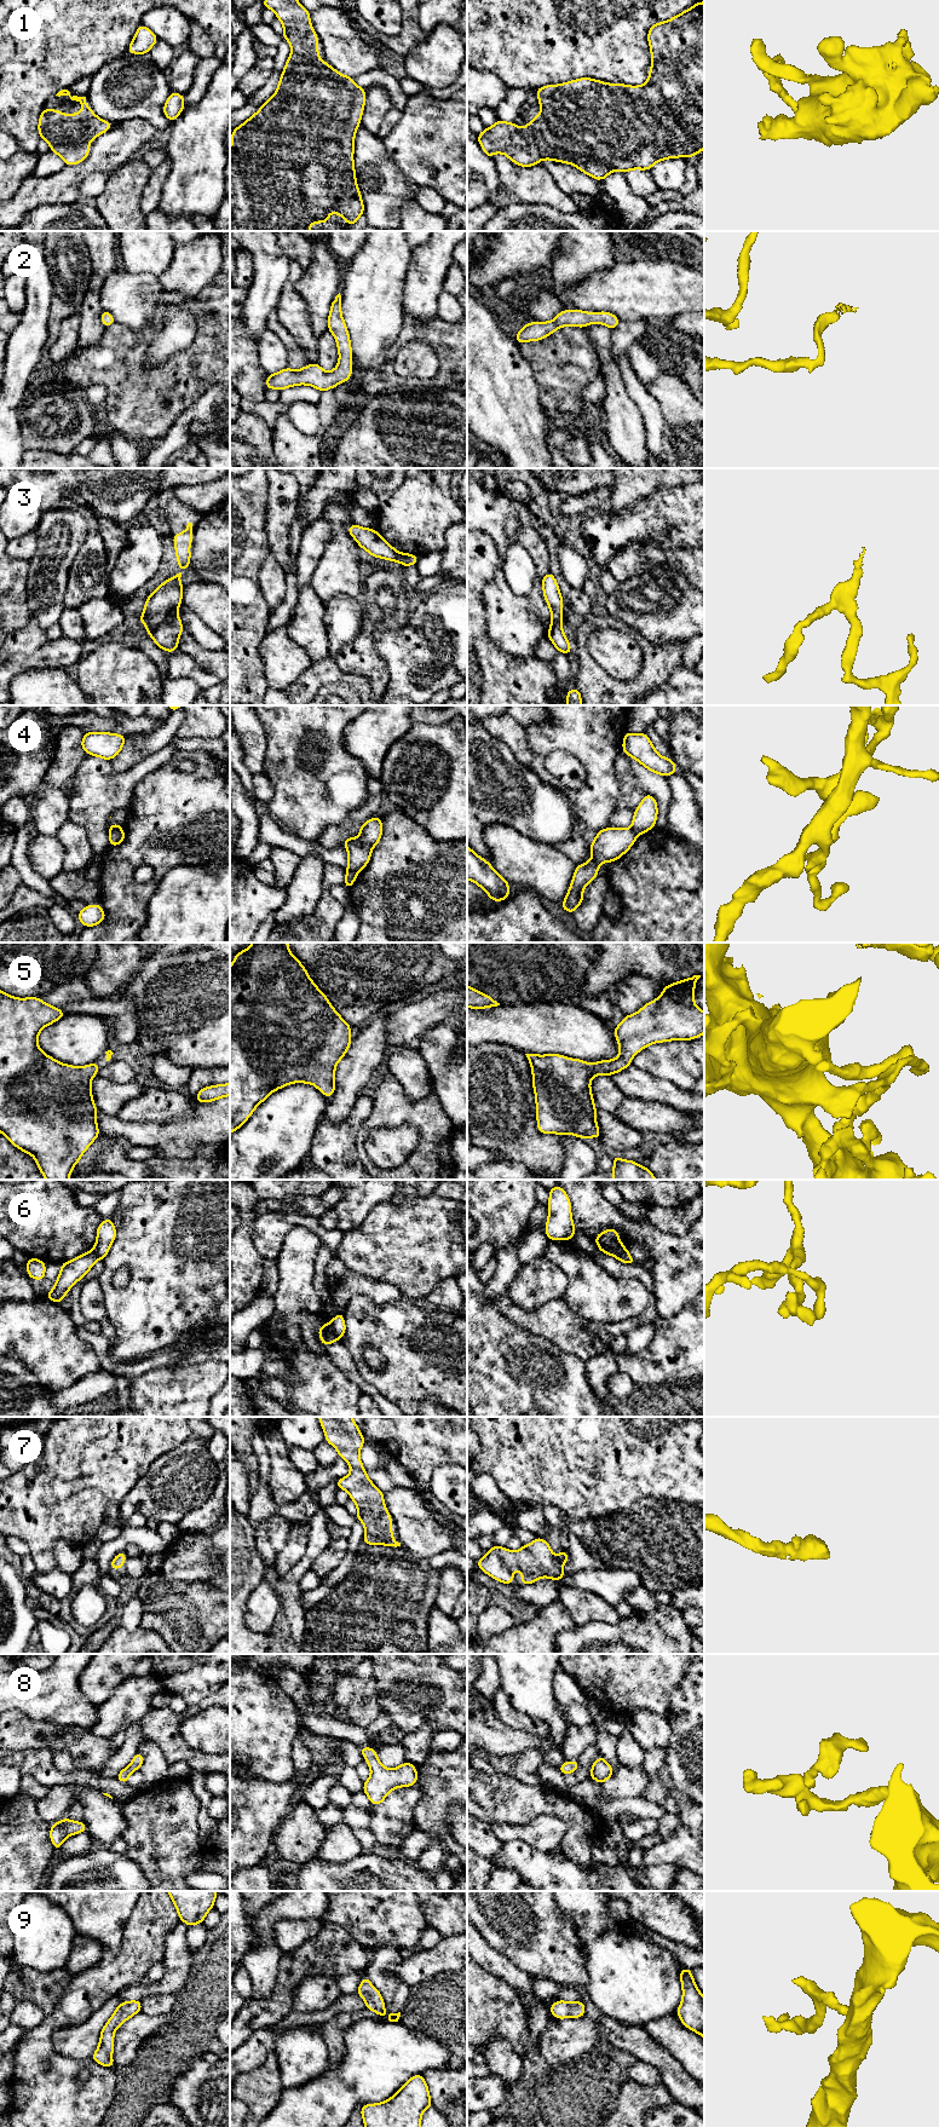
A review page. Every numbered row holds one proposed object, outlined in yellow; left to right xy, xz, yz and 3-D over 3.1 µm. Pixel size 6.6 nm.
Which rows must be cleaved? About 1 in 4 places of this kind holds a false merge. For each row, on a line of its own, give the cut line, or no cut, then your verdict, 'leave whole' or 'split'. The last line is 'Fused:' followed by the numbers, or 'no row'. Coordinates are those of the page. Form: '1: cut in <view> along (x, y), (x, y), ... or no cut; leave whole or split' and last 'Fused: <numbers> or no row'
1: no cut; leave whole
2: no cut; leave whole
3: cut in xy along (176, 612), (171, 614), (151, 635); split
4: cut in xz along (346, 869), (357, 872); split
5: no cut; leave whole
6: cut in xz along (328, 1324), (338, 1338); split
7: no cut; leave whole
8: no cut; leave whole
9: no cut; leave whole
Fused: 3, 4, 6

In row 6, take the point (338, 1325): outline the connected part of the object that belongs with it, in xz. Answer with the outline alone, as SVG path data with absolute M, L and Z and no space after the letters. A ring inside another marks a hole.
M338 1313L335 1318L329 1322L329 1326L332 1327L335 1337L338 1339L341 1339L345 1335L346 1325L344 1320L344 1314Z

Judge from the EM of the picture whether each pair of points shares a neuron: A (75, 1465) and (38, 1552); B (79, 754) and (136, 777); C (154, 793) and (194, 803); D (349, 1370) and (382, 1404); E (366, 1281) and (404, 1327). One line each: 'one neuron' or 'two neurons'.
A: one neuron
B: two neurons
C: one neuron
D: one neuron
E: two neurons

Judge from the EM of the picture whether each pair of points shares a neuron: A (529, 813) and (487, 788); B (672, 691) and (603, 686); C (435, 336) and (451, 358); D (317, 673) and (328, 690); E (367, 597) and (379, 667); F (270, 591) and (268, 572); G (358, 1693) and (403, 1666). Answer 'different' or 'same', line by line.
A: same
B: different
C: same
D: different
E: same
F: same
G: different

